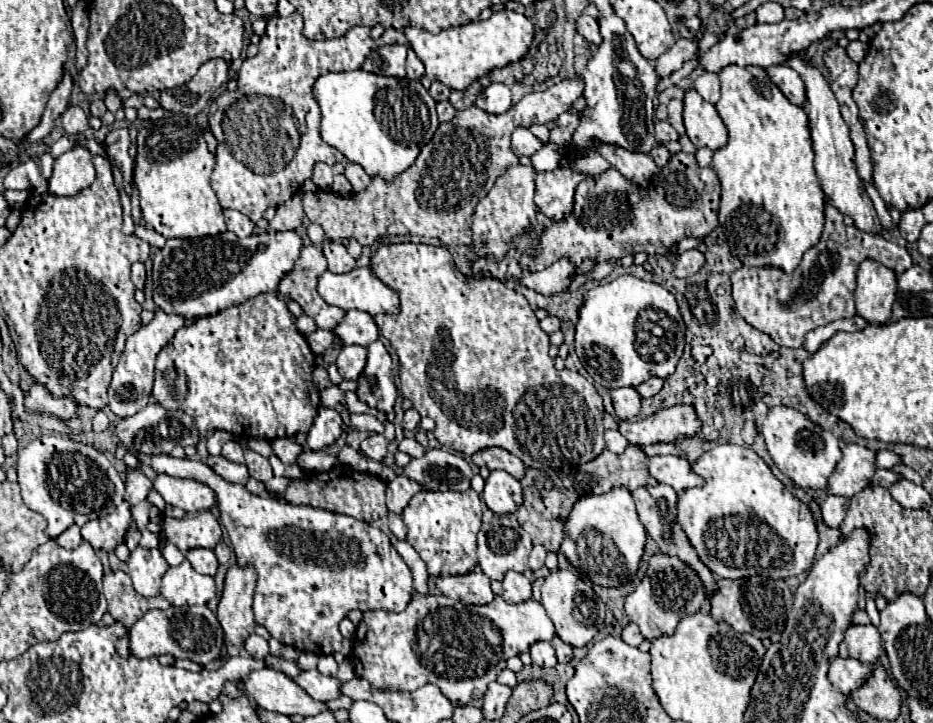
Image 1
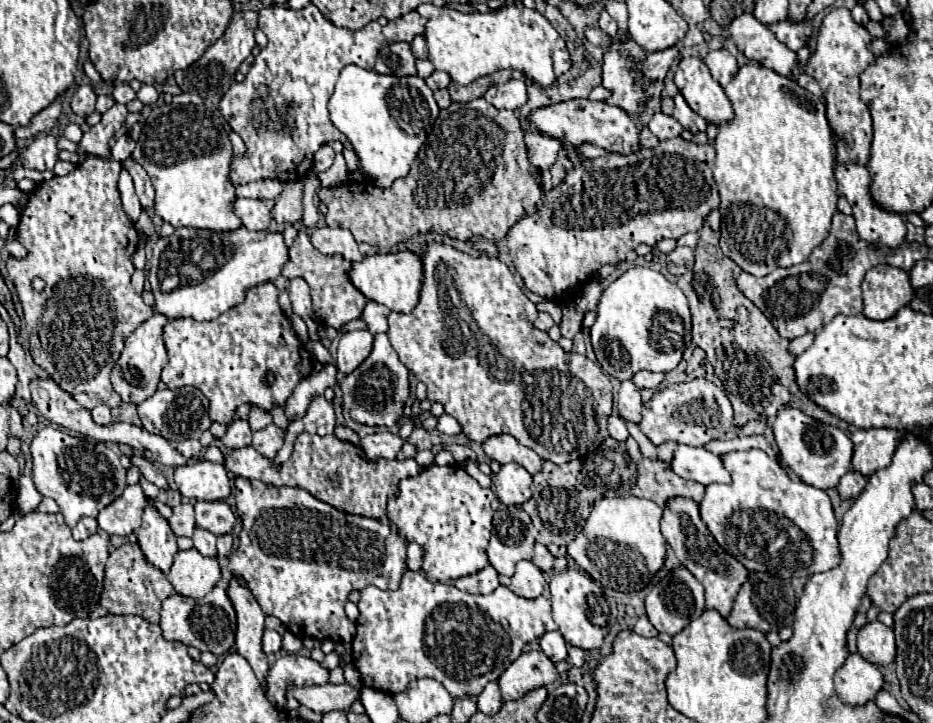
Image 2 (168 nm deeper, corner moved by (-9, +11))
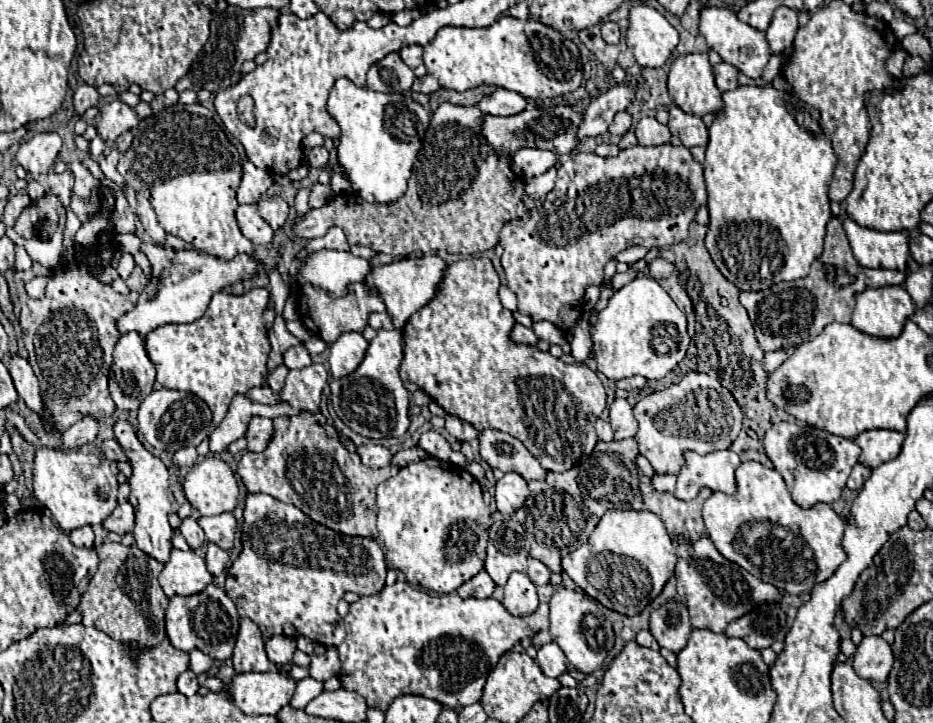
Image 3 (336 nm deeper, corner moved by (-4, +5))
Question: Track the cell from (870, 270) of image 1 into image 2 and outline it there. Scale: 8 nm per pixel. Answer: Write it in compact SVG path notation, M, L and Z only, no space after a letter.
M878 264L866 272L862 282L864 316L872 320L892 318L912 300L912 294L908 272L890 264Z

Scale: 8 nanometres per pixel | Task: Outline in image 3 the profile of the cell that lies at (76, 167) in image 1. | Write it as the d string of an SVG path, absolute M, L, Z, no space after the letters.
M113 100L101 108L101 120L97 124L97 132L105 140L115 140L119 134L133 130L139 118L131 106L121 100Z

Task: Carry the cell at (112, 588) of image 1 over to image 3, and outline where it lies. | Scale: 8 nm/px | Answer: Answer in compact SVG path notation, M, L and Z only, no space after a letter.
M103 542L95 546L99 556L99 568L89 582L77 610L81 612L81 624L93 626L109 638L125 644L137 644L143 648L153 648L157 642L167 638L165 634L165 608L167 596L163 594L157 576L163 570L163 564L155 558L149 558L137 546L123 546L117 542Z

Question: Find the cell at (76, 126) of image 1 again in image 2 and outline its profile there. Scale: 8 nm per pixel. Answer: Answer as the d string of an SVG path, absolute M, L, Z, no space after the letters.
M80 86L72 96L72 110L78 116L86 118L94 112L94 106L96 106L96 94L94 94L92 86Z

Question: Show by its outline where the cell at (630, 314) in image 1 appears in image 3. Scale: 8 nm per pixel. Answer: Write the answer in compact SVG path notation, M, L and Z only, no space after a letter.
M637 276L611 296L607 308L599 312L591 338L597 370L609 380L635 374L647 380L661 380L683 360L691 342L683 310L679 310L669 294L649 276Z

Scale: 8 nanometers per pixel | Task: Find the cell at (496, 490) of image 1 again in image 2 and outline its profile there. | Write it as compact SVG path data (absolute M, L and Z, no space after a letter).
M516 462L504 464L494 480L496 496L506 506L522 506L532 496L532 476Z

